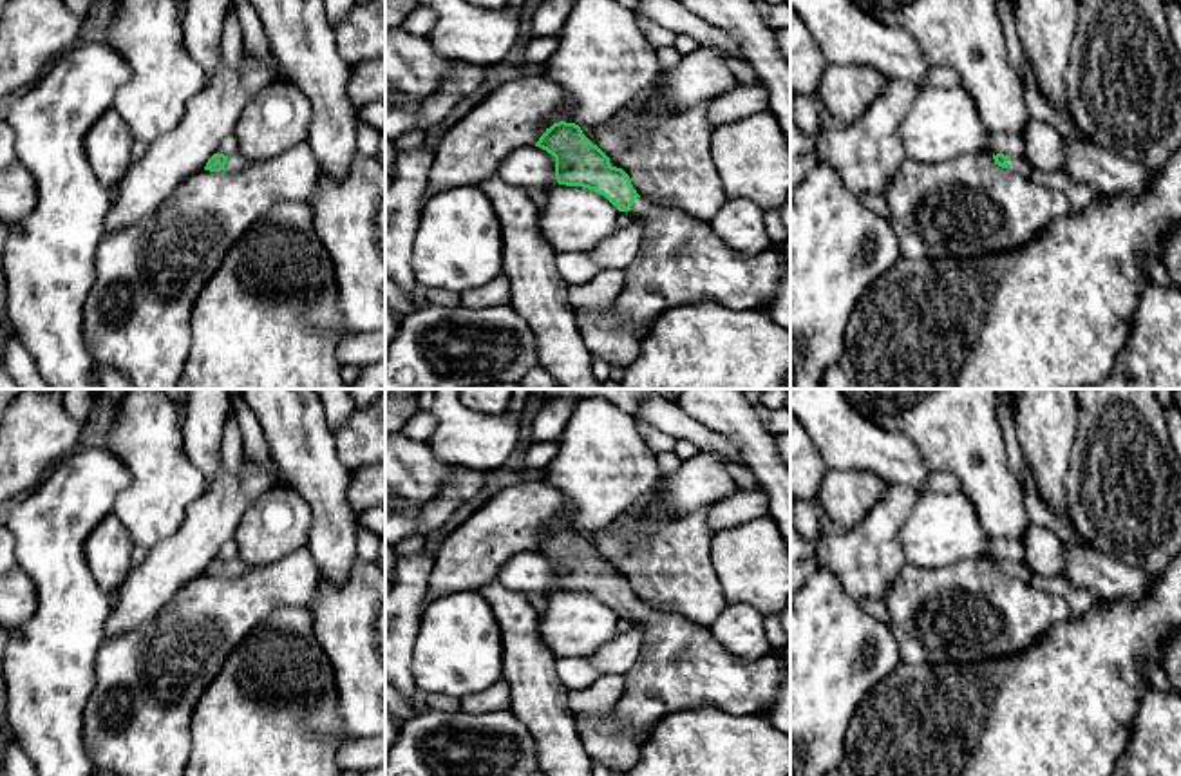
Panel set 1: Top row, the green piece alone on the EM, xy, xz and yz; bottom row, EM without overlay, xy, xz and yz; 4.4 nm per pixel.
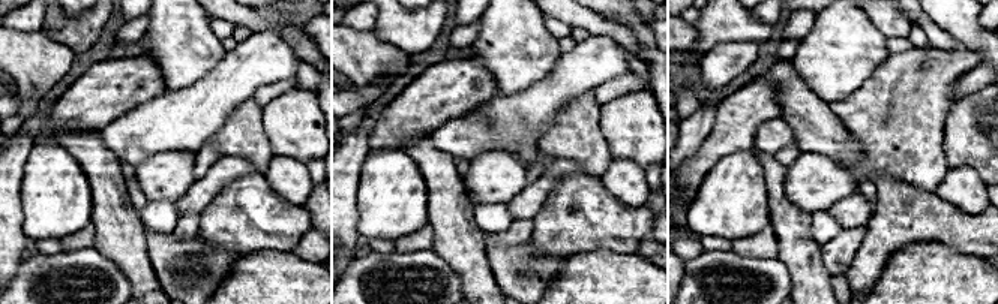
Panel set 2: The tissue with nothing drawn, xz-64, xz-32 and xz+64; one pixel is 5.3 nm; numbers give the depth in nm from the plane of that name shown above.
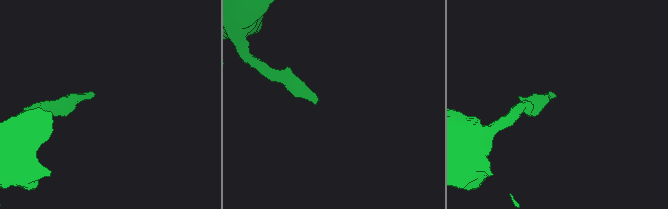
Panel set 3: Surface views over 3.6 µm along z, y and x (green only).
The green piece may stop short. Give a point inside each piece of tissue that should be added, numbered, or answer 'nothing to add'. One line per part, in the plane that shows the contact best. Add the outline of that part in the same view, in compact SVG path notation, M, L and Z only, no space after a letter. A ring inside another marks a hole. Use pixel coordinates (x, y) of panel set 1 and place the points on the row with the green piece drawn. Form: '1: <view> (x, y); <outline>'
1: xz (680, 261); M637 197L629 212L633 221L644 222L644 230L615 300L620 320L655 320L673 306L705 300L731 309L760 309L774 302L787 268L783 251L745 255L727 246L711 222L644 197Z

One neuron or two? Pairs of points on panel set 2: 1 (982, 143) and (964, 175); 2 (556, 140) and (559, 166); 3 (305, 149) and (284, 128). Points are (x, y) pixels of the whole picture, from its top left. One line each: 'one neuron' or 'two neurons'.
1: two neurons
2: two neurons
3: one neuron

